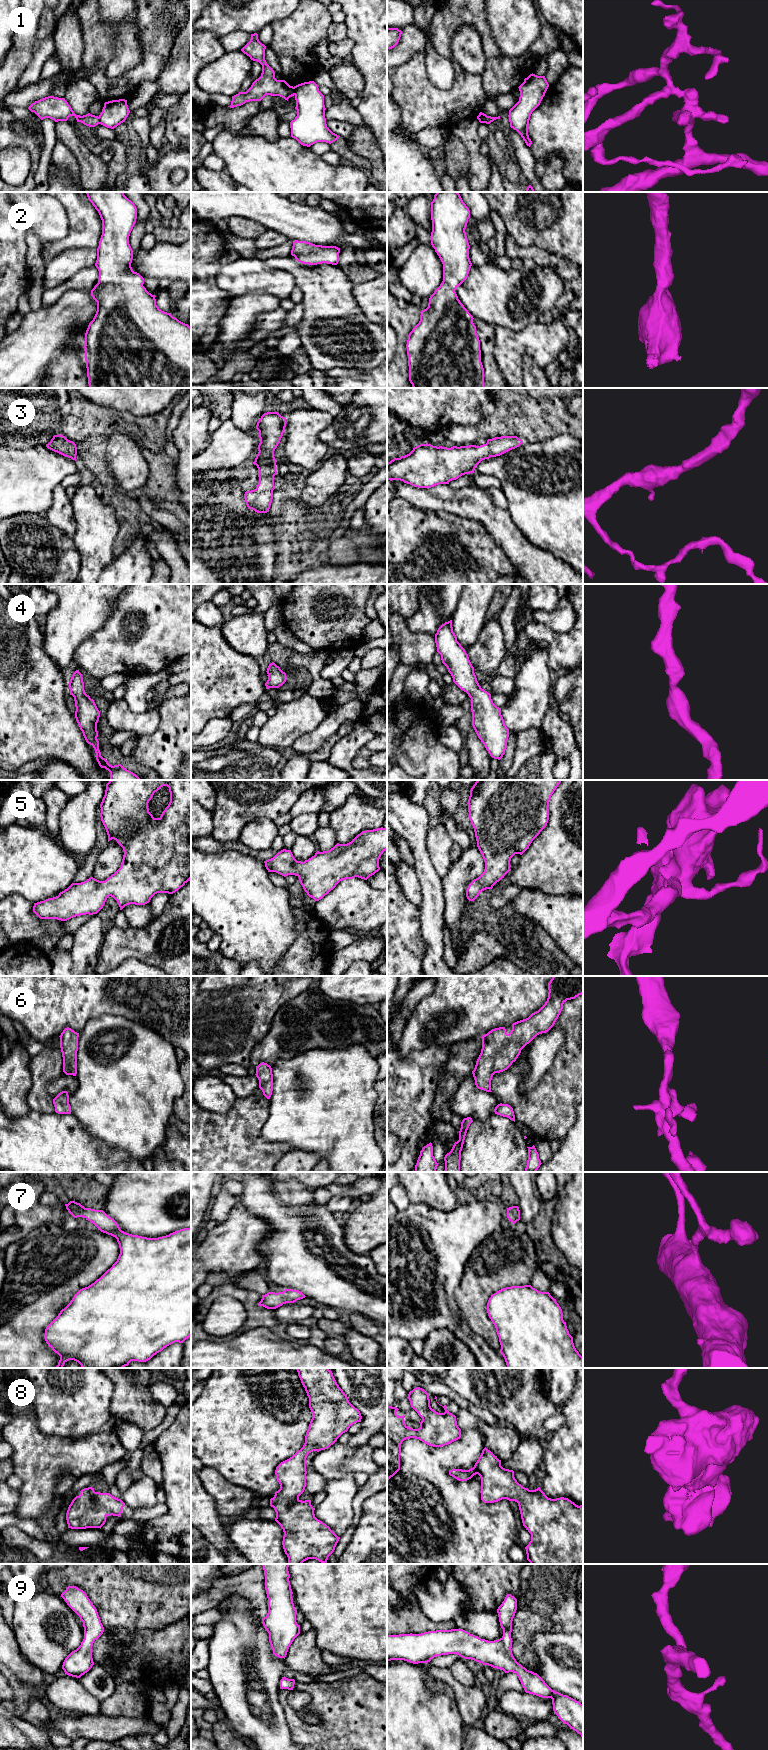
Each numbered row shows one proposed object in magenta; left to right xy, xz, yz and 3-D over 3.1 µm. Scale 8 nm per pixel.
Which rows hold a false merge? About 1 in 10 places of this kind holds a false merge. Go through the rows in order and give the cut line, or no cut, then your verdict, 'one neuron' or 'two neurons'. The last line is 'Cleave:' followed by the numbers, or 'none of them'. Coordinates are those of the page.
1: cut xz (293, 87), (295, 94); two neurons
2: cut none; one neuron
3: cut none; one neuron
4: cut none; one neuron
5: cut none; one neuron
6: cut none; one neuron
7: cut none; one neuron
8: cut none; one neuron
9: cut none; one neuron
Cleave: 1

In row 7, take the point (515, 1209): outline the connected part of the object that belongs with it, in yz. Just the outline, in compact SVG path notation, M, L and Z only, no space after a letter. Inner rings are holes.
M518 1206L507 1208L507 1218L513 1224L520 1220L520 1210Z

